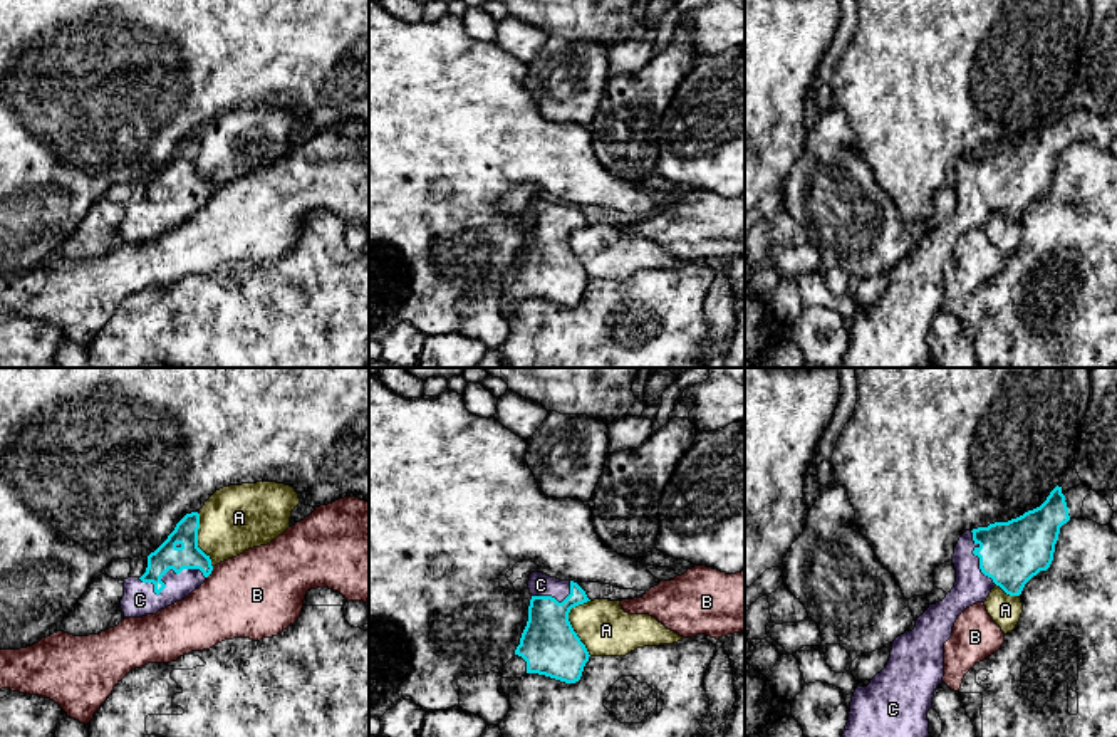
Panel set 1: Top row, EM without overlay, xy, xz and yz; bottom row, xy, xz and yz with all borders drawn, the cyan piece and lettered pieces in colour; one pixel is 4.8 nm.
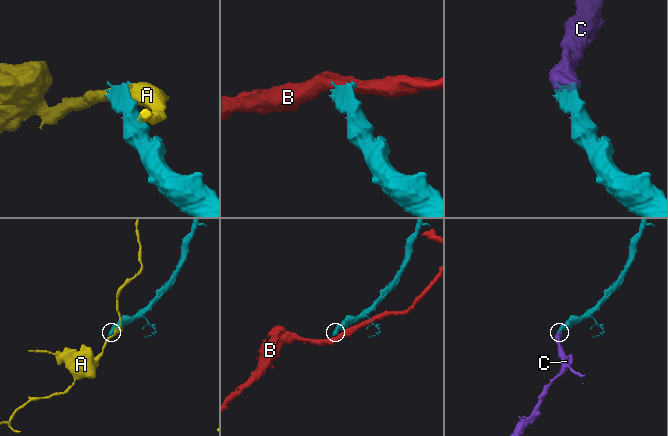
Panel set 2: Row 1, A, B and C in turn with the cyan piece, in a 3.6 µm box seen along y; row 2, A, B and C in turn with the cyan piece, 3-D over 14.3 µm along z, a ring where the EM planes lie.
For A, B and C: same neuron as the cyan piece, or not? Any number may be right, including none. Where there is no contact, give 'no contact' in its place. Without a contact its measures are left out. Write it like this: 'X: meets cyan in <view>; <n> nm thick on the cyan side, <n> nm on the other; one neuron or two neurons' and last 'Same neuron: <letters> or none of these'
A: meets cyan in xz; 280 nm thick on the cyan side, 260 nm on the other; two neurons
B: meets cyan in xy; 120 nm thick on the cyan side, 420 nm on the other; two neurons
C: meets cyan in xy; 120 nm thick on the cyan side, 160 nm on the other; one neuron
Same neuron: C

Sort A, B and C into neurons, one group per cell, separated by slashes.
A / B / C

